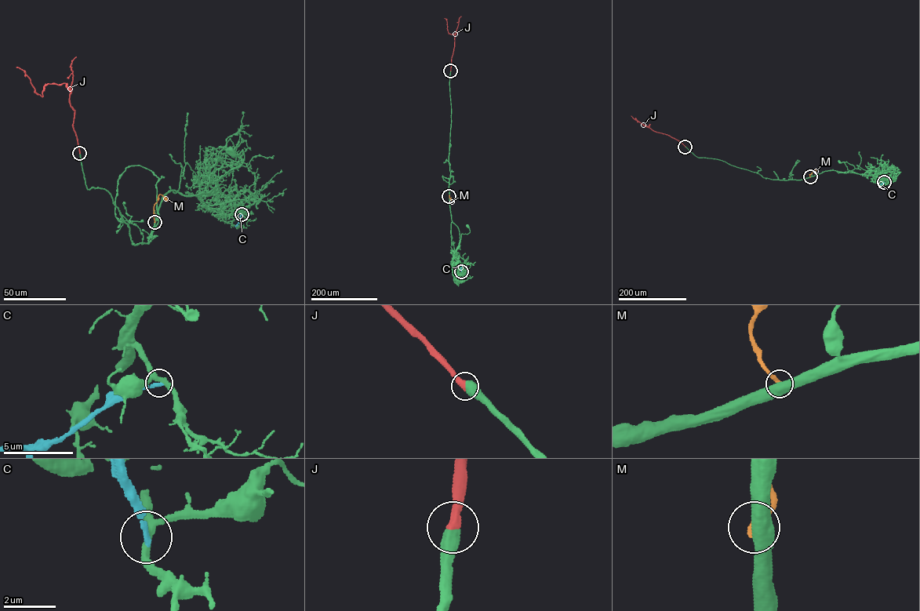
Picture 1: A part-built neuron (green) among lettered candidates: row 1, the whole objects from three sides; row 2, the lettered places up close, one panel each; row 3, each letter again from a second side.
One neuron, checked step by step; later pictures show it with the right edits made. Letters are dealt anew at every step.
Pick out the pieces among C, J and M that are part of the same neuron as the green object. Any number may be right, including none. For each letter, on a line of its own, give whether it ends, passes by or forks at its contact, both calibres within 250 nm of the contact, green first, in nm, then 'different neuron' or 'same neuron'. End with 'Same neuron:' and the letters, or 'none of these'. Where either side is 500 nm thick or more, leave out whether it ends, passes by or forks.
C: it ends | 280/200 nm | different neuron
J: 650/420 nm | same neuron
M: 500/280 nm | different neuron
Same neuron: J

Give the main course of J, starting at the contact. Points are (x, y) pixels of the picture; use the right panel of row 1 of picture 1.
J: (685, 146), (668, 135), (652, 129), (650, 124), (649, 127), (644, 125), (635, 118)

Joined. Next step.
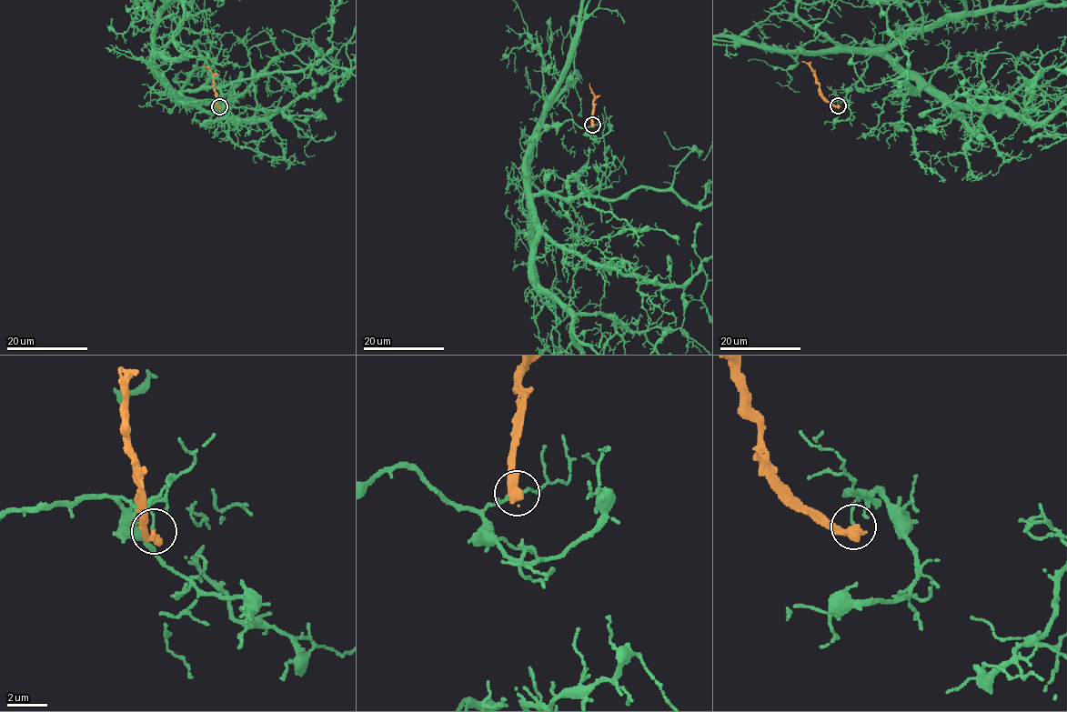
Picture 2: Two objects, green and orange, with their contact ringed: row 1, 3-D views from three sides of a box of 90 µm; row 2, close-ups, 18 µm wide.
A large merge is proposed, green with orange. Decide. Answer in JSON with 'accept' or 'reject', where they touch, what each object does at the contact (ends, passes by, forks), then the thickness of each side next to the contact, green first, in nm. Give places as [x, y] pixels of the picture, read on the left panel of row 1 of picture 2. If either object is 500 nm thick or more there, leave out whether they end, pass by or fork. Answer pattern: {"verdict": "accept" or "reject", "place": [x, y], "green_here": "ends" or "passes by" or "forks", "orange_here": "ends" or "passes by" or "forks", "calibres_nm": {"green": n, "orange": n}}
{"verdict": "reject", "place": [219, 106], "green_here": "ends", "orange_here": "ends", "calibres_nm": {"green": 110, "orange": 480}}

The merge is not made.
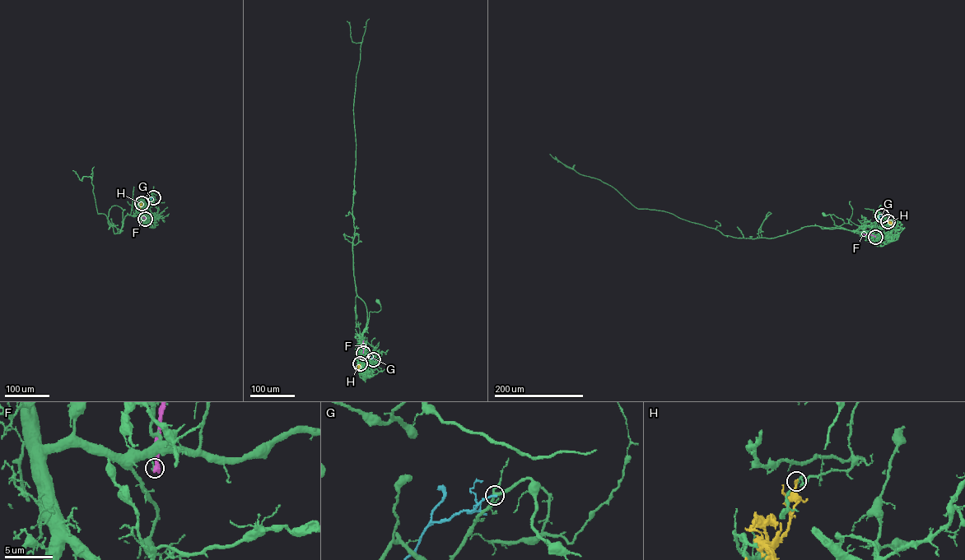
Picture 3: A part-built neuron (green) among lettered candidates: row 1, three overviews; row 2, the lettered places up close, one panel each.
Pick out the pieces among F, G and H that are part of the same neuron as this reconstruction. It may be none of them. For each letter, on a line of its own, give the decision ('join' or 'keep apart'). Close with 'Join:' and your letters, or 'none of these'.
F: keep apart
G: keep apart
H: keep apart
Join: none of these

